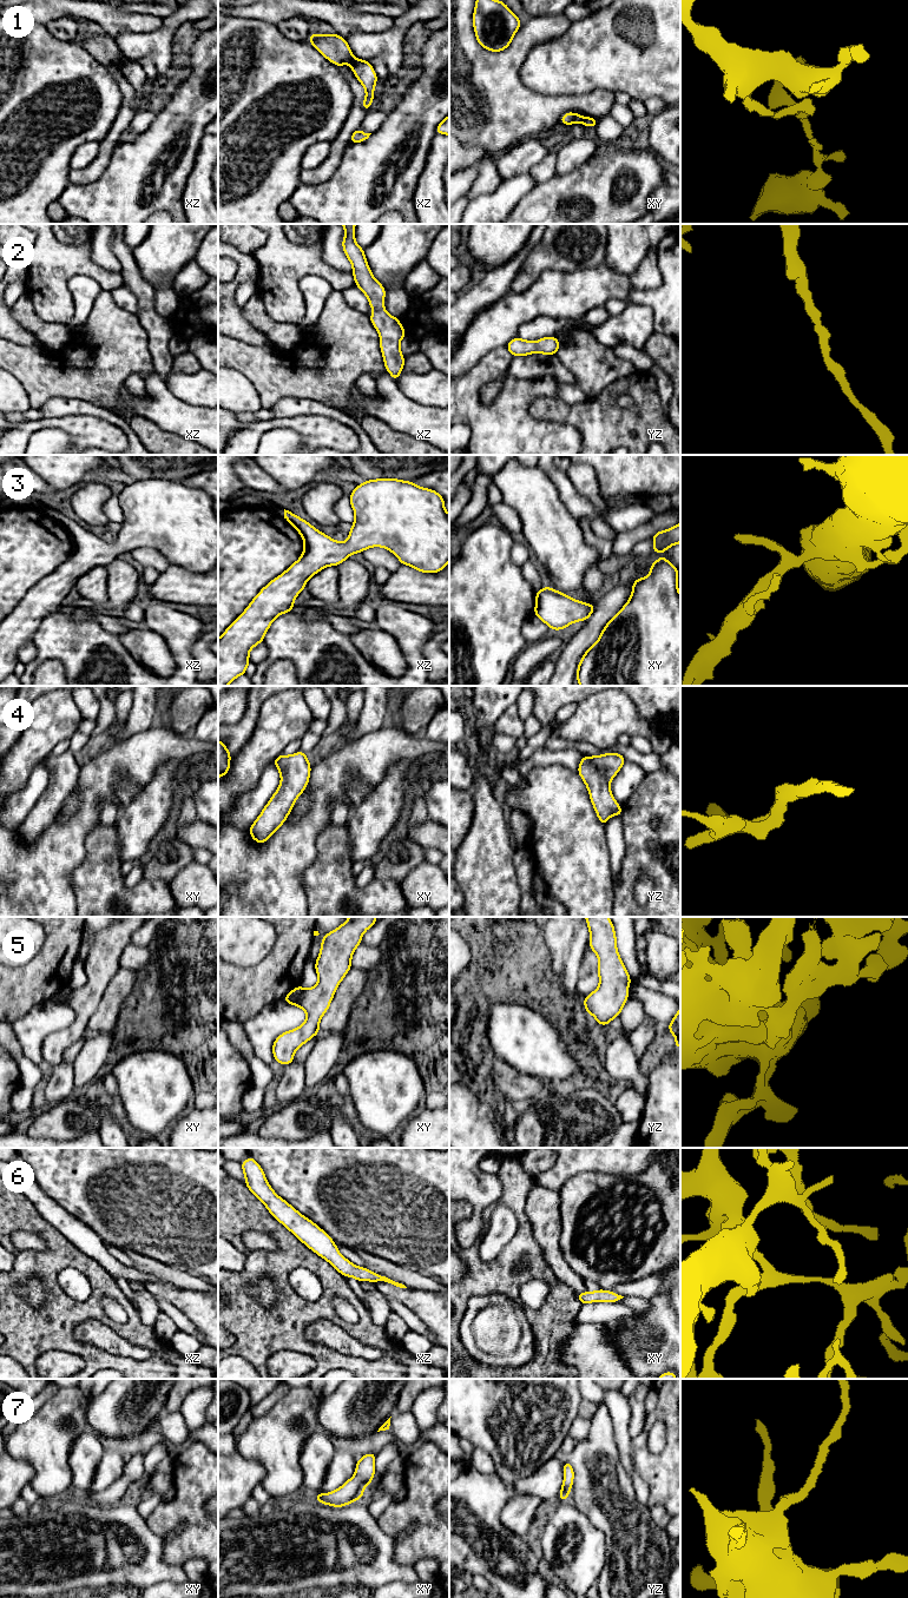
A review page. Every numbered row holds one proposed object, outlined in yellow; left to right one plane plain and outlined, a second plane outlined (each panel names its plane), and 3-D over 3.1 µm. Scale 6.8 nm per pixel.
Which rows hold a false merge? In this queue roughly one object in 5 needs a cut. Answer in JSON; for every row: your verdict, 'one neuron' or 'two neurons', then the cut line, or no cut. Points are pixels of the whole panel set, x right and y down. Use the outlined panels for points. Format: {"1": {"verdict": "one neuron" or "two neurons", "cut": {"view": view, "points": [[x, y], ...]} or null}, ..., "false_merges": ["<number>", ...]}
{"1": {"verdict": "two neurons", "cut": {"view": "xz", "points": [[353, 57], [348, 63]]}}, "2": {"verdict": "one neuron", "cut": null}, "3": {"verdict": "one neuron", "cut": null}, "4": {"verdict": "one neuron", "cut": null}, "5": {"verdict": "one neuron", "cut": null}, "6": {"verdict": "one neuron", "cut": null}, "7": {"verdict": "one neuron", "cut": null}, "false_merges": ["1"]}

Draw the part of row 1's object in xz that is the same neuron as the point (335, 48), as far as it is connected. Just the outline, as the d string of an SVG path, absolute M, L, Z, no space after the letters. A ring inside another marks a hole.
M309 34L308 40L336 66L349 64L354 58L347 40L338 34Z

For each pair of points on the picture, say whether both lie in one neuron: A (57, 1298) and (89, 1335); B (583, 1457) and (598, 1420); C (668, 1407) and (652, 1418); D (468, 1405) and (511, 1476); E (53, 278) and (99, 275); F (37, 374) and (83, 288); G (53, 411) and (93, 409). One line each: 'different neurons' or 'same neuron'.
A: different neurons
B: same neuron
C: same neuron
D: same neuron
E: same neuron
F: different neurons
G: same neuron

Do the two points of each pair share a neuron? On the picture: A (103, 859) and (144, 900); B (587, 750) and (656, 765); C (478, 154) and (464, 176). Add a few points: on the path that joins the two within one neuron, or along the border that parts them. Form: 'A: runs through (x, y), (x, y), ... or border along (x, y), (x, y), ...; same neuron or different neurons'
A: runs through (105, 872), (131, 897); same neuron
B: runs through (604, 751), (623, 750), (639, 758); same neuron
C: border along (473, 166), (476, 170), (476, 177), (465, 195); different neurons

